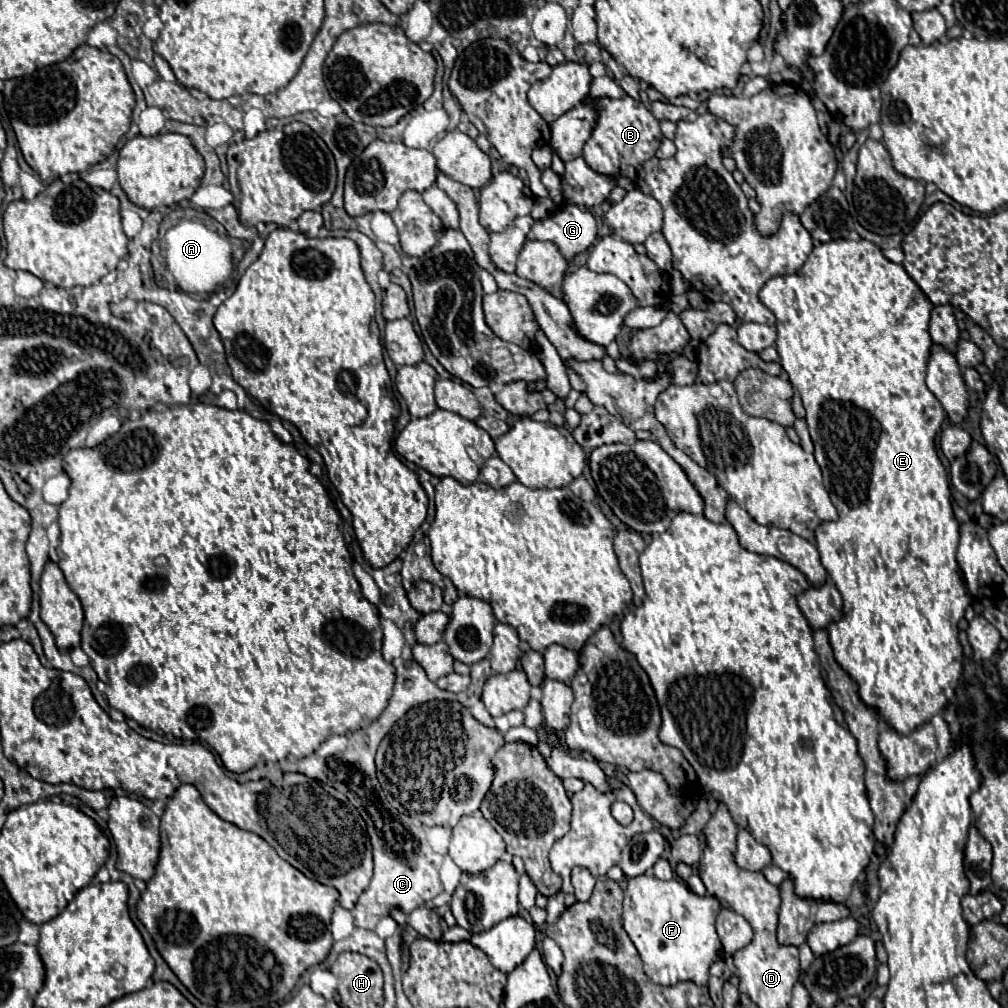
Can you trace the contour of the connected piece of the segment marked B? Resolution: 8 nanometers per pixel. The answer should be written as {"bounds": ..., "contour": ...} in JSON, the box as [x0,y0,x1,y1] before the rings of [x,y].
{"bounds":[583,97,661,179],"contour":[[[631,97],[625,99],[599,99],[599,119],[583,147],[583,159],[587,165],[603,175],[609,177],[629,177],[635,179],[637,169],[645,159],[651,159],[661,145],[661,129],[659,121],[653,113],[641,103]]]}

